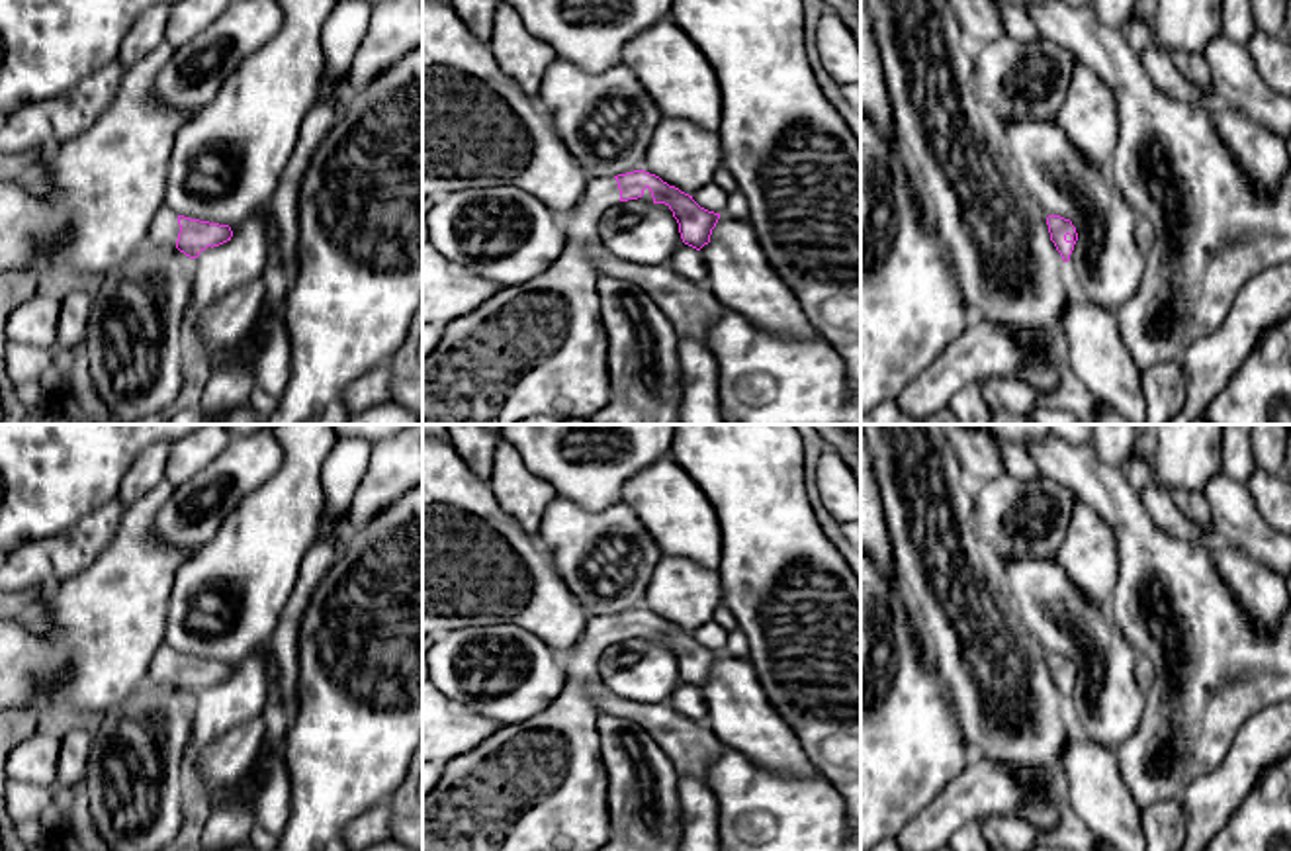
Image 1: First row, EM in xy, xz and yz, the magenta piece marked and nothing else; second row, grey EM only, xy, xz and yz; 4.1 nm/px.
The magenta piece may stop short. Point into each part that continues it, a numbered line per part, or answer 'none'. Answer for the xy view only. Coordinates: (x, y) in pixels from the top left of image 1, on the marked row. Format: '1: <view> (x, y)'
1: xy (163, 233)

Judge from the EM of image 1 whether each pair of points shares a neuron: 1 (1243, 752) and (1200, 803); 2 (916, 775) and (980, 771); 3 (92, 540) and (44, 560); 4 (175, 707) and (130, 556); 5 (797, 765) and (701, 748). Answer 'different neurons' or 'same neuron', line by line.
1: same neuron
2: different neurons
3: same neuron
4: different neurons
5: different neurons

